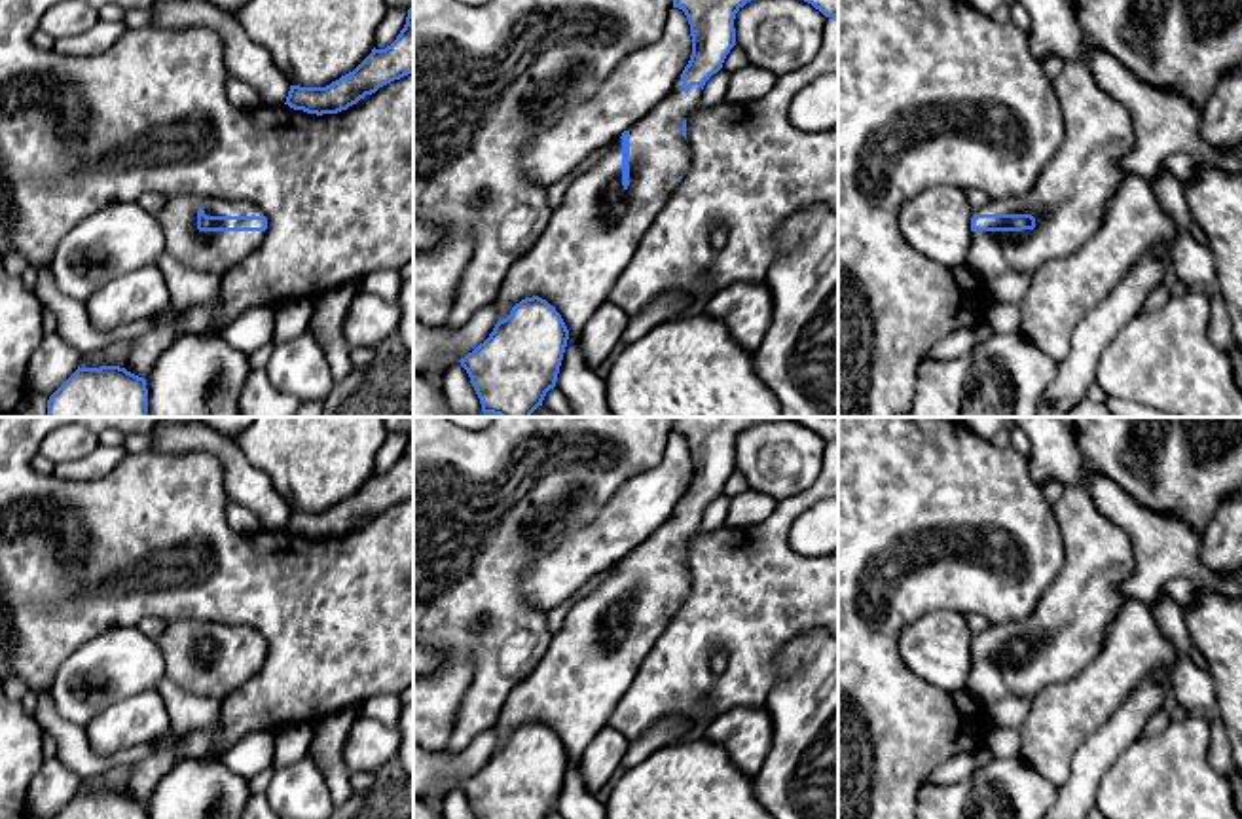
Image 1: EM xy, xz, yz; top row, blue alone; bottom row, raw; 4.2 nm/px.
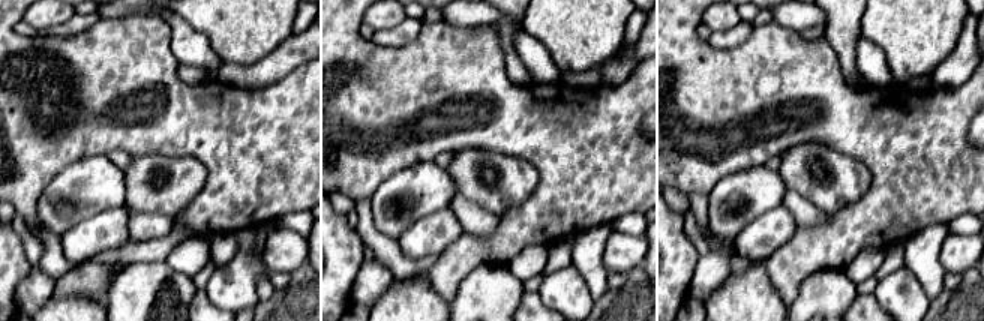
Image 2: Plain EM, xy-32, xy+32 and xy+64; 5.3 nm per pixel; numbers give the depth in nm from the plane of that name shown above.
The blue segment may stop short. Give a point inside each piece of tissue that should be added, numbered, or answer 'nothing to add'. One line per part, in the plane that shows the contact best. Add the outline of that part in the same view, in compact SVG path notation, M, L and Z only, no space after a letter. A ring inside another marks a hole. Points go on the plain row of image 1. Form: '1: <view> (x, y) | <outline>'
1: xy (215, 677) | M173 620L155 643L165 660L165 677L180 688L224 700L264 665L264 656L199 656L197 635L207 641L262 641L262 633L241 624L209 620Z

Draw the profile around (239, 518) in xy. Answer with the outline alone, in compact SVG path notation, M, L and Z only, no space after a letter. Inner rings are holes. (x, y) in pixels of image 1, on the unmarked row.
M233 499L228 500L226 518L229 527L241 535L254 535L262 531L260 518Z

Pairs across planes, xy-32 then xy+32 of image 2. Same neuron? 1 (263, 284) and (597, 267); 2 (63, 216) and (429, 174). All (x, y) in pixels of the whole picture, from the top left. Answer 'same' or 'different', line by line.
1: same
2: same

